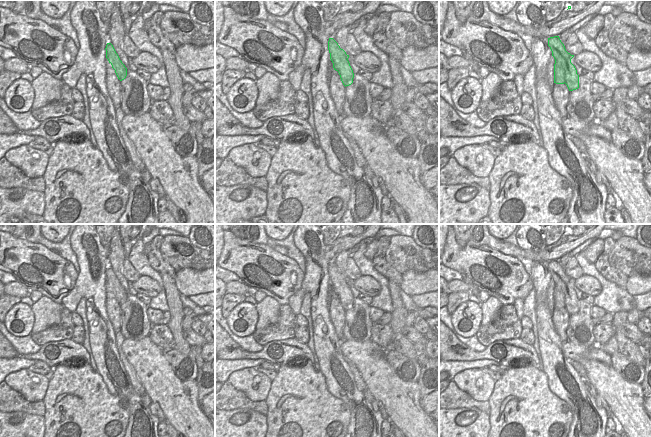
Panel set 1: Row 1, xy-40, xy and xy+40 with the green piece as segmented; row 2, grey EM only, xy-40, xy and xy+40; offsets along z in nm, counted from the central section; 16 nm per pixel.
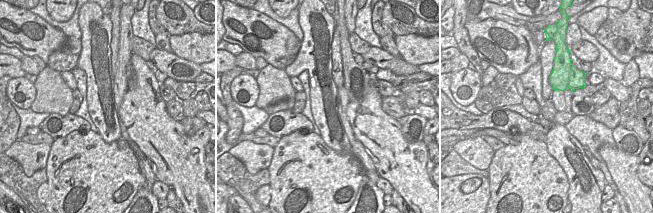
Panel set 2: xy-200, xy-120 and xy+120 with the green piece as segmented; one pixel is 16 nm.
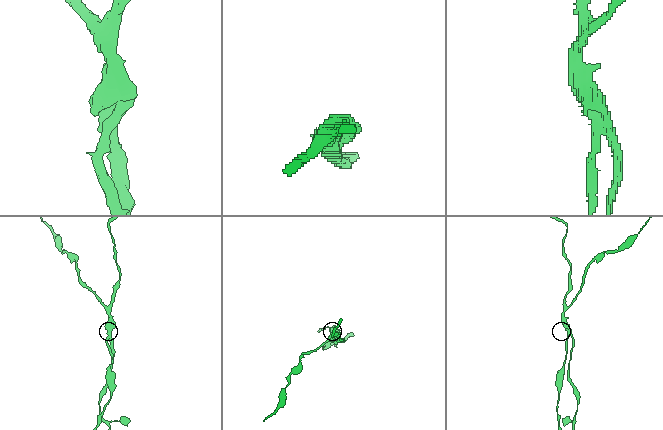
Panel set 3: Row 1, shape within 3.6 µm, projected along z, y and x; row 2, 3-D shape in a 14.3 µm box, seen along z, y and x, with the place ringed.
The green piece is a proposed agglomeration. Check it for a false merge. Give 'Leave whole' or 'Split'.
Split

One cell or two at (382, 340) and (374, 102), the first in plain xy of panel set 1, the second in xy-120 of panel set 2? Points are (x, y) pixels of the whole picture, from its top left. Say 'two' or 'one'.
two

